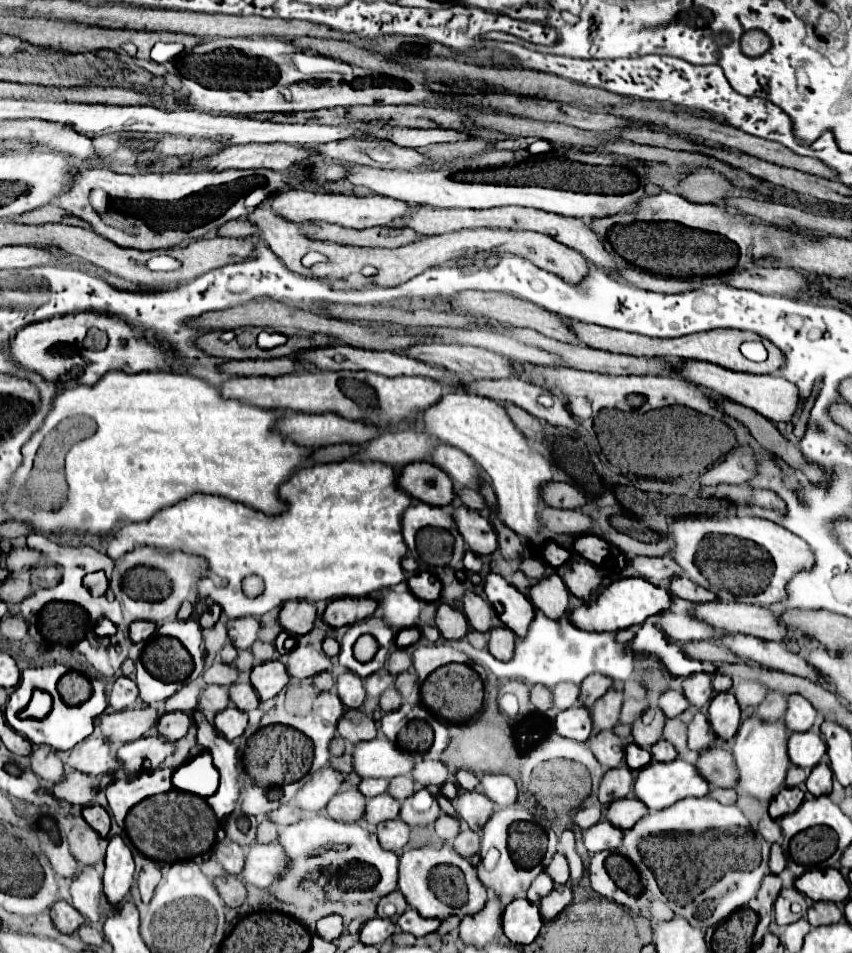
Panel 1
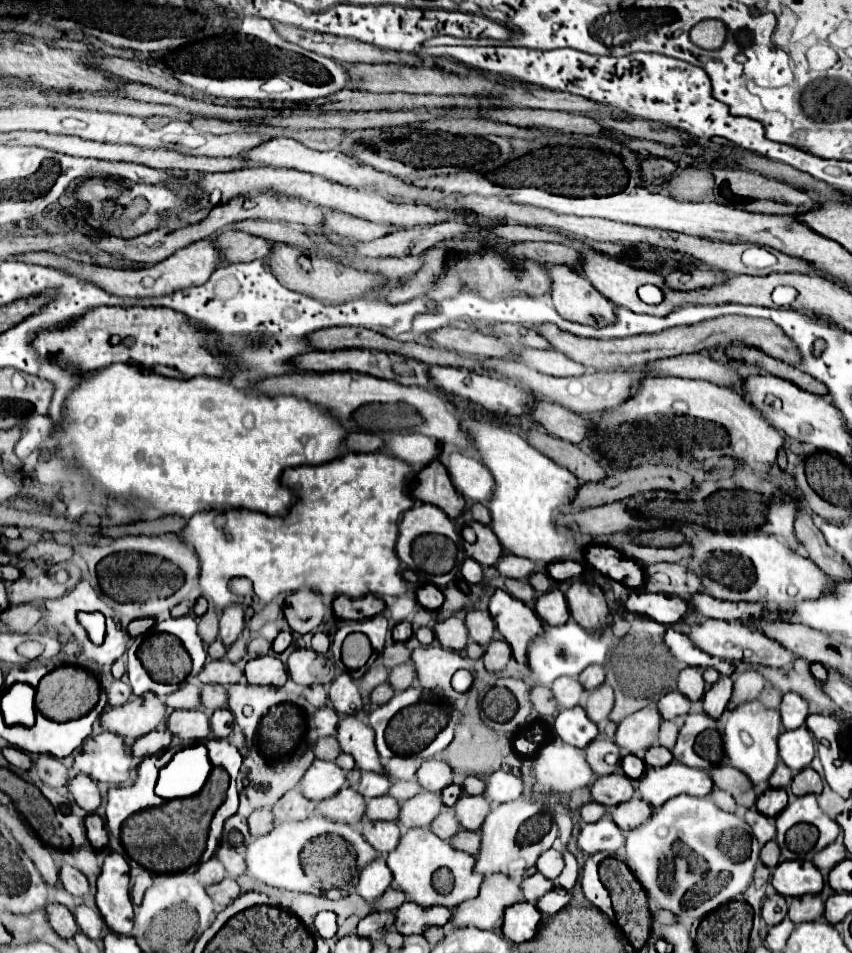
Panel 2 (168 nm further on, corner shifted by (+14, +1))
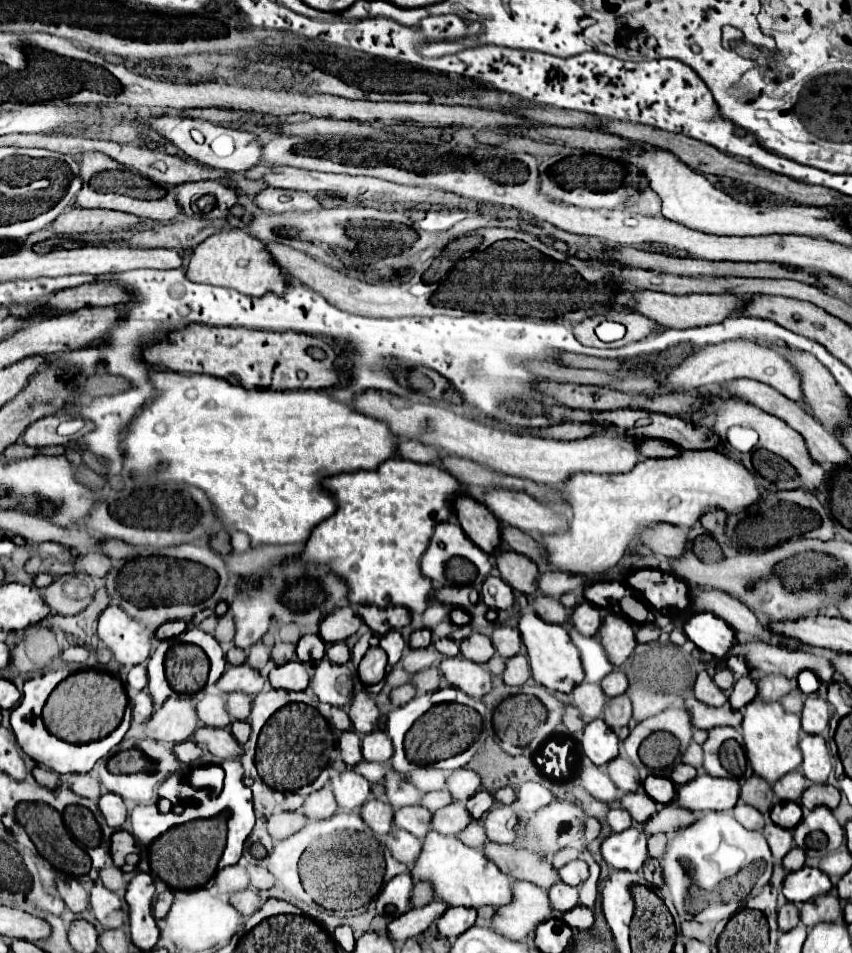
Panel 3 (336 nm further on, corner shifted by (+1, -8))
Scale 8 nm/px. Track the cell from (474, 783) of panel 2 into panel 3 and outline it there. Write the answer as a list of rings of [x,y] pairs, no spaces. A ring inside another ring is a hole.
[[[505,787],[505,789],[499,789],[493,793],[495,801],[497,803],[503,803],[503,805],[511,805],[515,801],[515,789],[513,787]]]

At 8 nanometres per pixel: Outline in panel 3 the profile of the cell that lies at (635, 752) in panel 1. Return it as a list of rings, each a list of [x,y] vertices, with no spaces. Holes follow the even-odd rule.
[[[649,775],[643,781],[643,789],[647,791],[647,795],[653,801],[659,801],[659,803],[669,803],[673,799],[673,793],[675,793],[673,781],[669,781],[667,777],[657,777],[657,775]]]

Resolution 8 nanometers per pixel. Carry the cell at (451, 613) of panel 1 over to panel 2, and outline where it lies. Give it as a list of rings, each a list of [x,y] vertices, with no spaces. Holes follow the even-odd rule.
[[[454,616],[448,618],[448,620],[444,620],[444,622],[438,622],[436,628],[434,628],[434,632],[436,632],[438,642],[444,648],[460,652],[468,644],[468,630],[466,630],[466,626],[464,626],[462,620],[458,620]]]

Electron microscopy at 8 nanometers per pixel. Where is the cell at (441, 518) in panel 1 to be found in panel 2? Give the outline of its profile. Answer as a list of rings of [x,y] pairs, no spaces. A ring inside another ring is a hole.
[[[418,502],[414,508],[404,512],[404,518],[400,522],[398,544],[396,544],[398,558],[412,570],[416,568],[416,564],[412,560],[412,544],[422,534],[444,534],[450,540],[460,542],[454,522],[440,508],[436,508],[432,504]]]

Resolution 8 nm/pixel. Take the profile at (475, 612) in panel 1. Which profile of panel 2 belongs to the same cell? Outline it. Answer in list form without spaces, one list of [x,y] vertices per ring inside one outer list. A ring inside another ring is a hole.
[[[474,610],[466,616],[466,628],[470,632],[470,638],[474,642],[478,642],[480,646],[488,646],[494,638],[494,632],[496,632],[496,624],[492,620],[492,616],[488,612],[482,612],[482,610]]]

